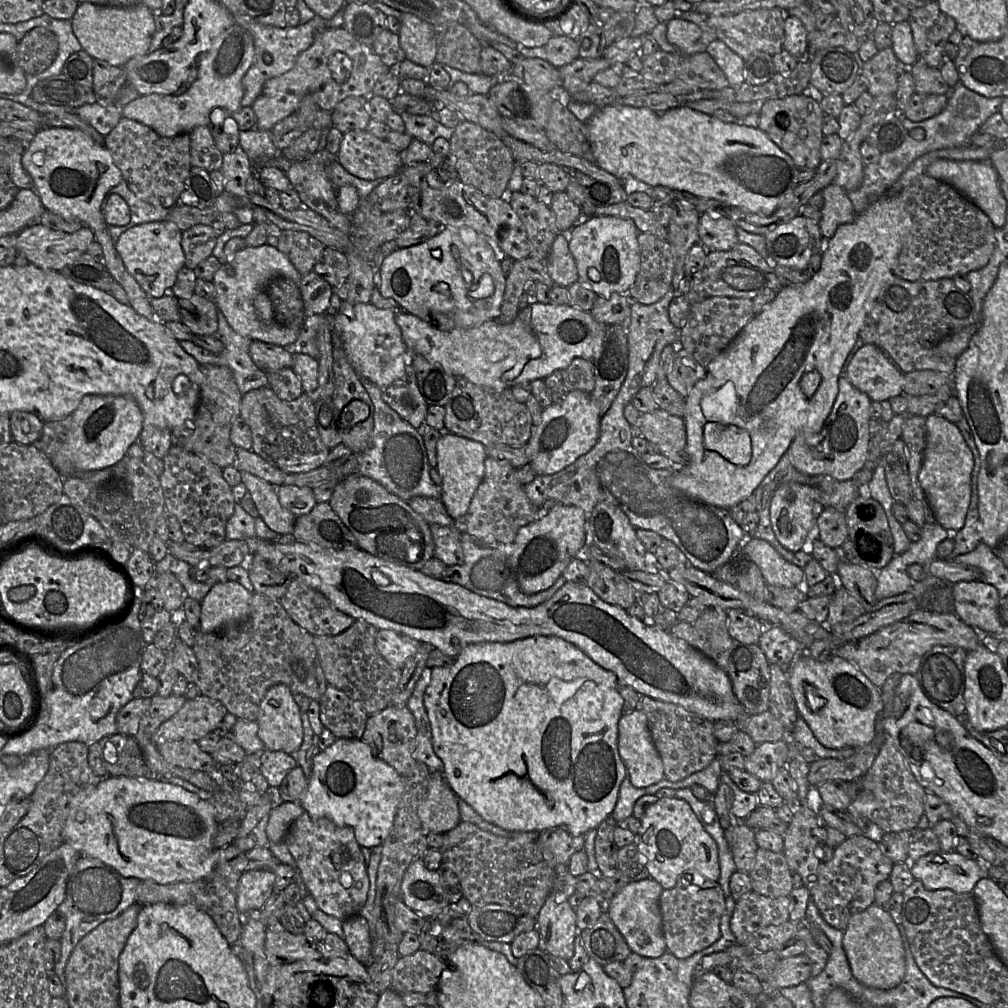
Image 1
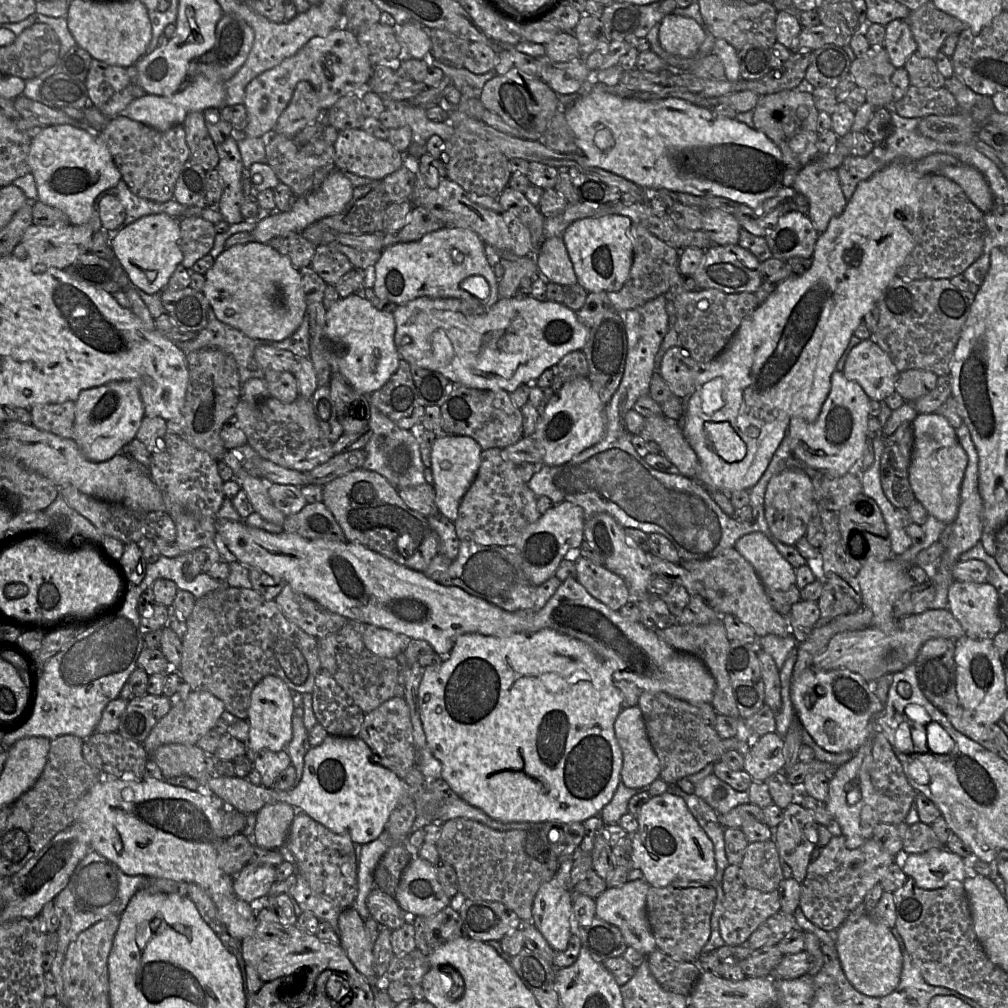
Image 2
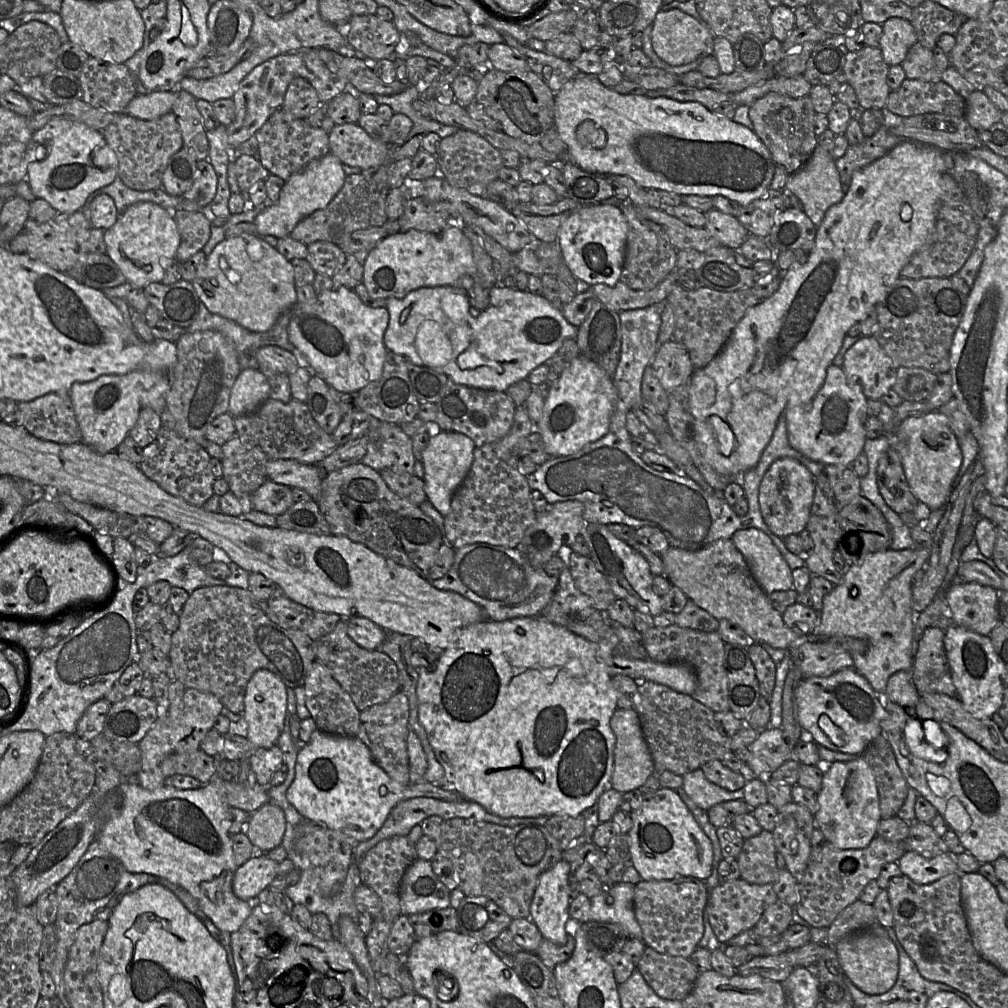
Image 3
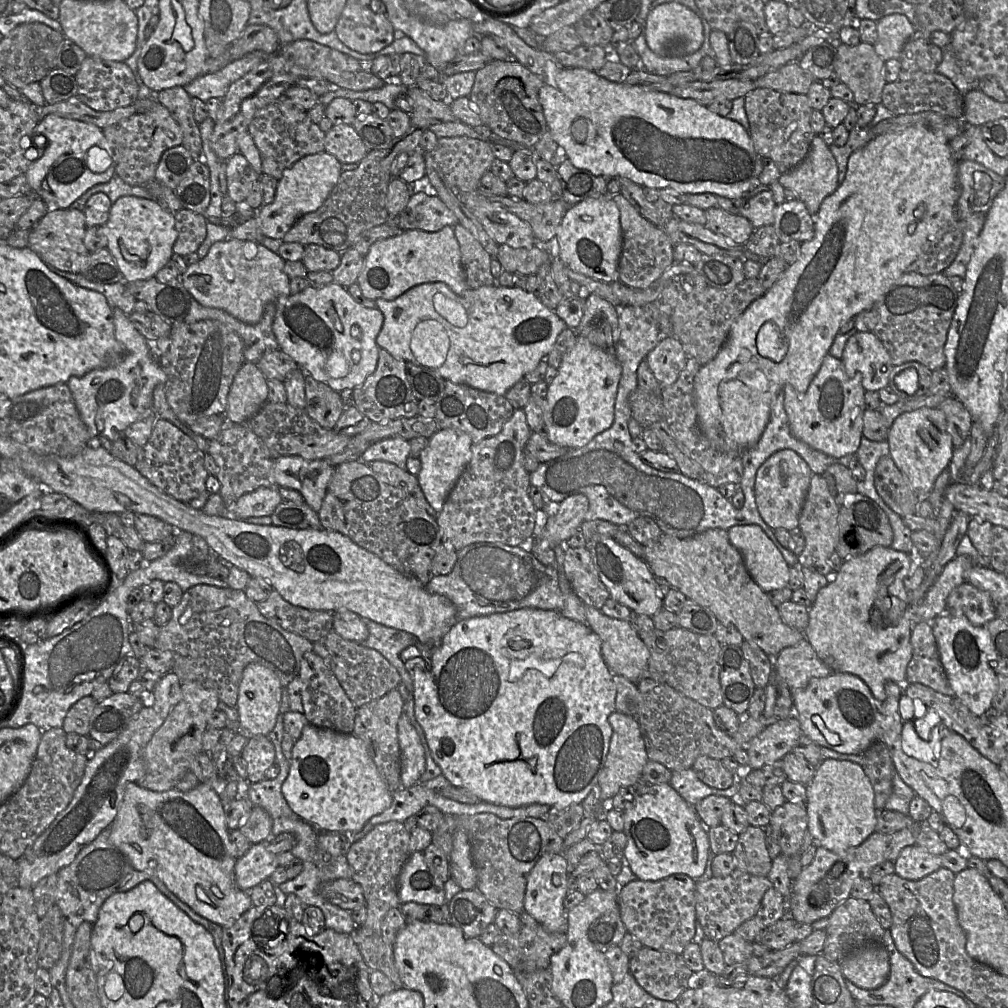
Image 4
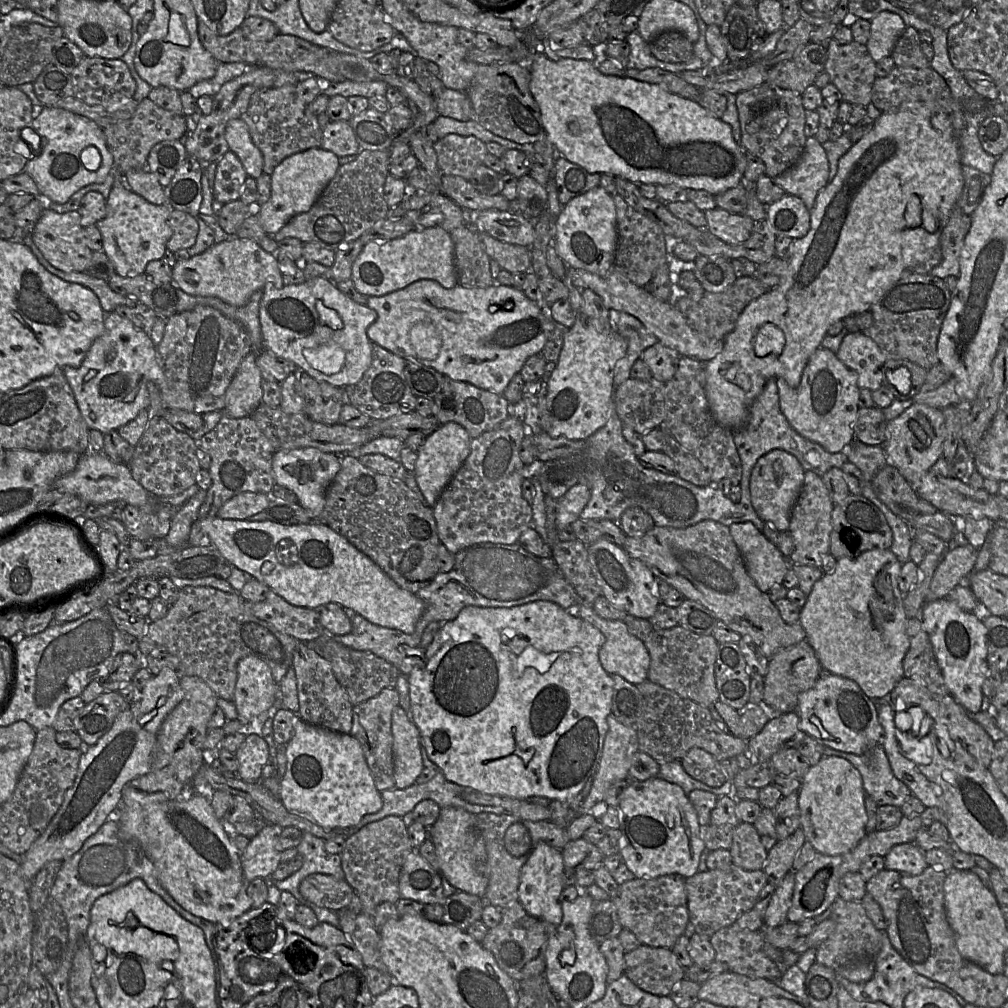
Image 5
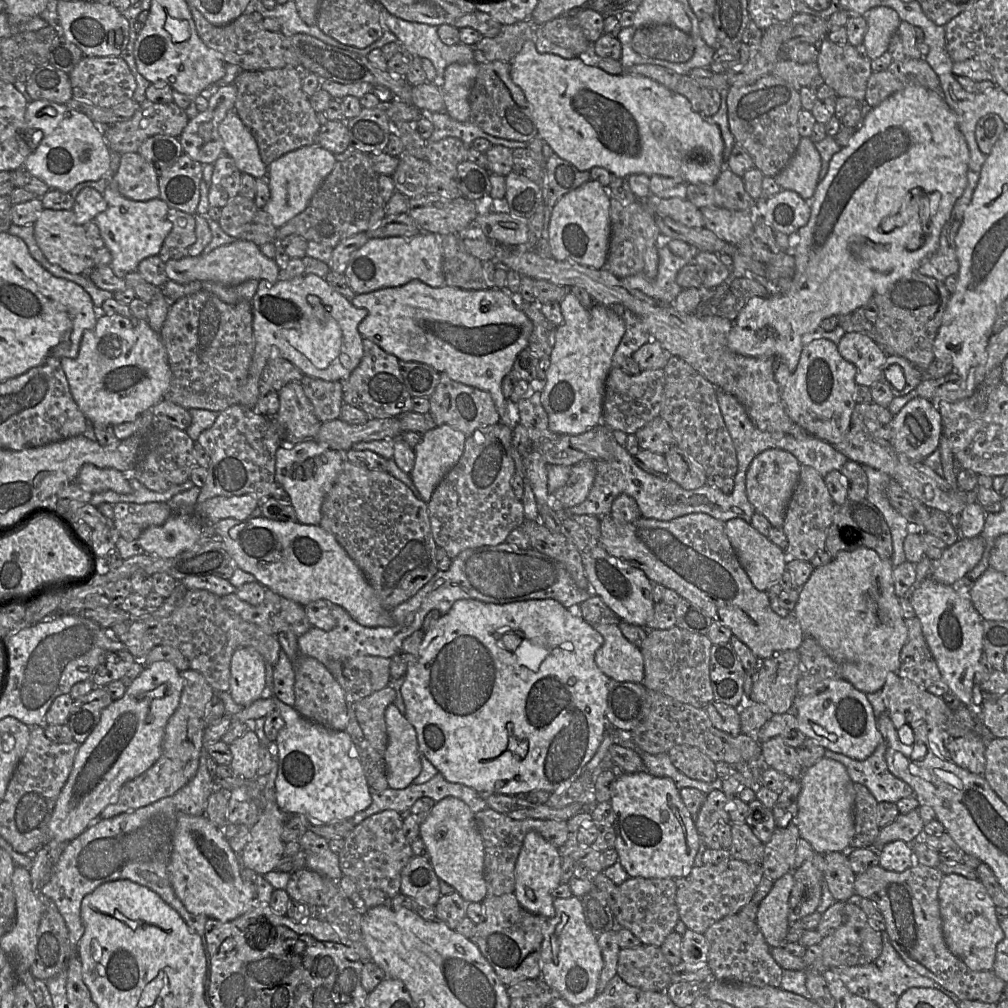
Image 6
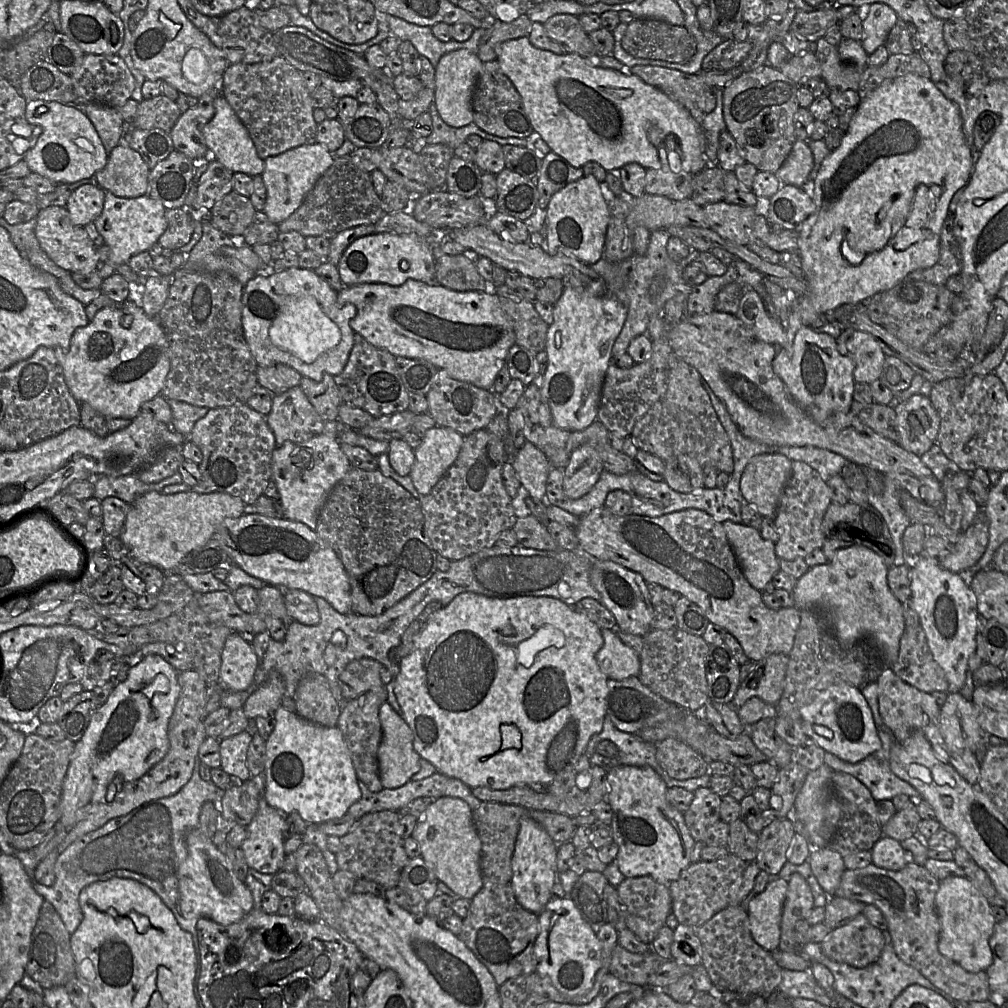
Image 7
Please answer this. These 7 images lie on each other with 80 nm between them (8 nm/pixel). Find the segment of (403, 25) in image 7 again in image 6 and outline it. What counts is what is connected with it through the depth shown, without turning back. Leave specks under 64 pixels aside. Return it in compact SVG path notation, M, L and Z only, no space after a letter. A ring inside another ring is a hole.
M380 4L379 11L383 27L395 34L405 49L432 62L438 75L438 87L442 87L444 72L449 65L475 62L475 46L462 43L447 45L439 38L436 26L403 20Z

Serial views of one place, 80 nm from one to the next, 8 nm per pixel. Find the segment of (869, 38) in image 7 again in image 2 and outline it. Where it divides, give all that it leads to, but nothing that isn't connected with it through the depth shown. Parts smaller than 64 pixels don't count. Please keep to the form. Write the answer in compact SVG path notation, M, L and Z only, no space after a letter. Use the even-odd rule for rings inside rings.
M892 20L885 26L883 48L895 68L904 68L908 58L917 51L917 44L906 20Z

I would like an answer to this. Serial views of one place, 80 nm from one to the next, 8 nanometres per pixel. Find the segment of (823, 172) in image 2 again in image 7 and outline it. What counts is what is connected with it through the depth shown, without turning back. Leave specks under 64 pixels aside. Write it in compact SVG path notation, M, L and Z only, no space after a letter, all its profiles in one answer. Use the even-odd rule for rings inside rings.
M797 140L775 175L781 184L804 187L813 165L813 154L807 141Z

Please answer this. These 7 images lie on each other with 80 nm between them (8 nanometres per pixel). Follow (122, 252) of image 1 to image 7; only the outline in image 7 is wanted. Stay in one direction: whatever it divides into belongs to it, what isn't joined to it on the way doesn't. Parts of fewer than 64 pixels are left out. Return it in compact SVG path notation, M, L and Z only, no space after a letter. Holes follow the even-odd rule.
M105 191L103 210L93 221L111 251L109 260L106 263L99 263L96 269L103 279L115 274L118 265L128 263L133 255L148 251L158 242L167 228L165 212L166 208L161 201L148 194L134 198L123 198Z

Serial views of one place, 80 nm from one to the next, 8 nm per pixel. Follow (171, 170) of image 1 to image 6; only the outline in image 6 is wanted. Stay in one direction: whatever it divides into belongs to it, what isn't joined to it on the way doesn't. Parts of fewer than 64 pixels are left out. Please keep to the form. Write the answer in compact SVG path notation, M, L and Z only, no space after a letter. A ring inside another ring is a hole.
M146 99L129 120L103 130L110 150L122 155L138 152L143 142L154 135L179 137L189 120L185 110L174 102L162 104Z

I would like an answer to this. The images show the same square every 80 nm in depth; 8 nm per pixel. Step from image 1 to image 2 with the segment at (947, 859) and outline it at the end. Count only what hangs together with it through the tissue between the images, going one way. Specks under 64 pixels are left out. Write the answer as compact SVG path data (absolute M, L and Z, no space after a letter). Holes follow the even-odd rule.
M947 848L931 849L923 854L901 855L903 872L925 890L945 887L949 882L967 878L964 858Z

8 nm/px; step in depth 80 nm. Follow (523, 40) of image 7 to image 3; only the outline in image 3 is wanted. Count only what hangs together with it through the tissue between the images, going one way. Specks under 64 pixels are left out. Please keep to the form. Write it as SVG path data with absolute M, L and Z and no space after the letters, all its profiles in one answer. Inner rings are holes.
M579 74L577 77L568 81L563 88L555 93L554 98L554 119L553 124L557 128L561 140L567 146L567 159L573 162L582 170L591 174L616 174L625 175L634 180L637 185L645 189L665 190L679 195L699 195L699 196L724 196L733 200L741 206L747 206L754 200L760 198L769 188L773 179L776 164L772 159L771 153L757 134L742 124L736 123L723 115L716 114L699 102L678 101L668 97L649 97L647 95L619 94L612 88L604 86L597 76ZM584 121L592 121L595 130L602 129L606 134L606 143L602 148L592 147L592 143L582 145L576 138L576 128Z

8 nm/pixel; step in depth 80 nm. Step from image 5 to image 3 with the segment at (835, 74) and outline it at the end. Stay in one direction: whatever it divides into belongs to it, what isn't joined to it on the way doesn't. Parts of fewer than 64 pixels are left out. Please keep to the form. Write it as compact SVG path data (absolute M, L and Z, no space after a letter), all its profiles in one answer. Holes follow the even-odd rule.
M865 45L858 51L845 53L843 75L845 75L848 84L853 87L862 110L886 107L885 104L891 91L887 84L889 68L890 66L884 61L879 48Z

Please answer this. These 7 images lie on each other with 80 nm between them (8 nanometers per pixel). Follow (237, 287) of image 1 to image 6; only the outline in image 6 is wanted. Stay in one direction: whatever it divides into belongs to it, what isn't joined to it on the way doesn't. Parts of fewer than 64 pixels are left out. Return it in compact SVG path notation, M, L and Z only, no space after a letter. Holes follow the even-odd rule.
M241 238L230 244L216 247L208 254L185 256L180 259L170 259L165 263L165 270L169 280L178 284L192 281L214 281L226 285L237 285L247 280L265 280L269 283L279 281L280 268L274 259L267 258L259 246Z

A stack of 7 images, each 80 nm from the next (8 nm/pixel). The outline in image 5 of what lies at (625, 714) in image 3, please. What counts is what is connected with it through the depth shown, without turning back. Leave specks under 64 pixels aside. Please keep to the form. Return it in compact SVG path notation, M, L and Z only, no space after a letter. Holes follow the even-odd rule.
M611 713L607 716L606 734L601 760L592 781L591 790L578 809L578 815L590 813L596 803L604 801L608 787L615 781L630 778L632 757L639 751L635 727L619 722Z

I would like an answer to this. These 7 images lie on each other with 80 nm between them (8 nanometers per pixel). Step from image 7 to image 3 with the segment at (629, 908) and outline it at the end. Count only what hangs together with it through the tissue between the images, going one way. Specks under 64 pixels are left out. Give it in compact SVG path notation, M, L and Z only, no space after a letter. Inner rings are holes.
M695 877L644 881L635 885L634 913L642 929L642 941L656 951L689 959L704 934L703 914L709 890Z

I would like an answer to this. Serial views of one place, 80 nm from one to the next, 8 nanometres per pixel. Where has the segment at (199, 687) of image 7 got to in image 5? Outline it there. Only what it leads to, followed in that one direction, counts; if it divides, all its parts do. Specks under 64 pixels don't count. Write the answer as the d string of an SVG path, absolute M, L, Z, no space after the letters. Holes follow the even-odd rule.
M181 676L182 700L166 716L157 733L151 770L129 785L147 793L164 792L178 797L183 789L192 782L200 767L204 764L204 739L207 723L217 706L217 696L199 677Z

